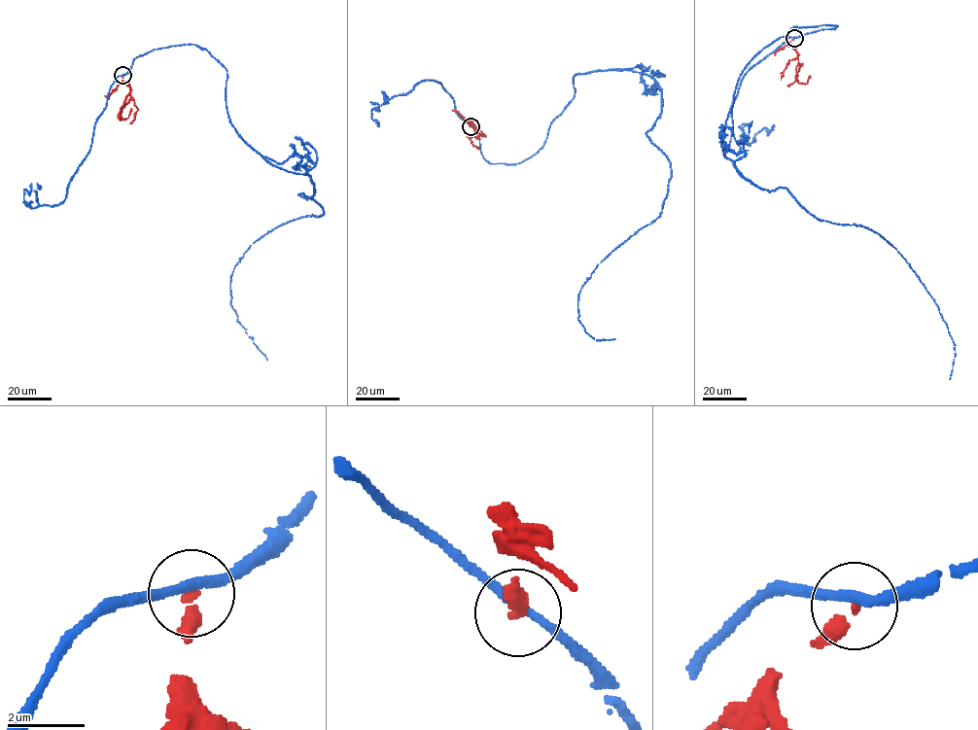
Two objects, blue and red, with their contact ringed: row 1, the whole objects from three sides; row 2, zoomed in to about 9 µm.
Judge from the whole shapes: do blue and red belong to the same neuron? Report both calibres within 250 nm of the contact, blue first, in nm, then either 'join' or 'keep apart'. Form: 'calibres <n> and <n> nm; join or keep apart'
calibres 240 and 280 nm; keep apart

